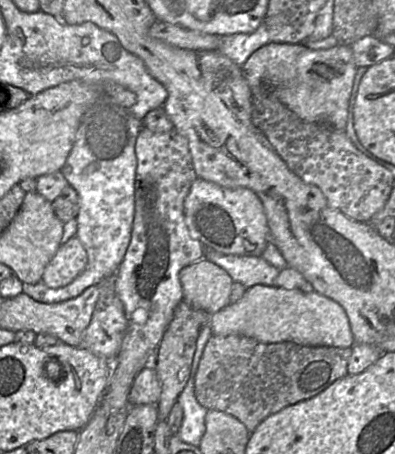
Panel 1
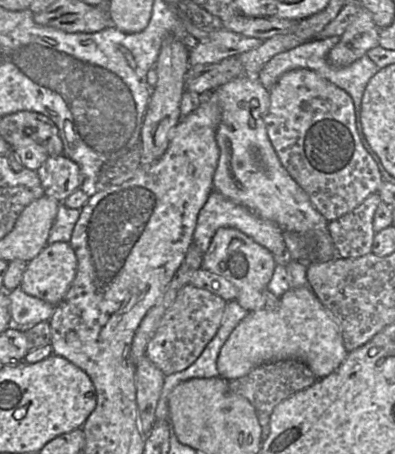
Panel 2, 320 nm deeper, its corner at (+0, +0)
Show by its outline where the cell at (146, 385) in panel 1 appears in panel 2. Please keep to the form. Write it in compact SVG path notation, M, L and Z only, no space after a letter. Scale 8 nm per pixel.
M191 284L185 285L162 318L154 336L147 344L146 356L165 376L190 367L220 328L227 301Z

